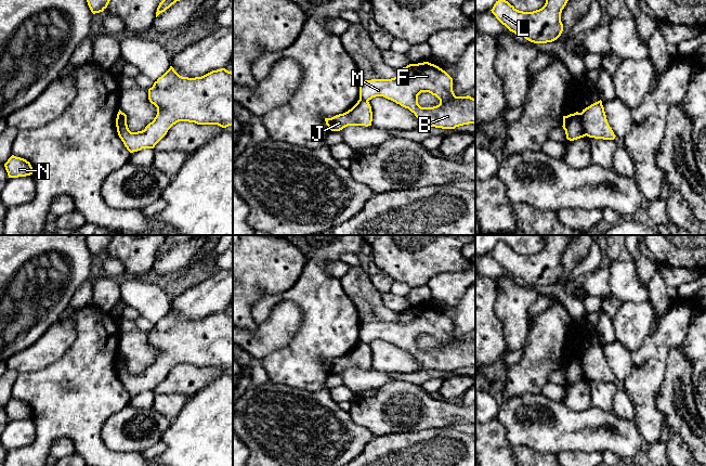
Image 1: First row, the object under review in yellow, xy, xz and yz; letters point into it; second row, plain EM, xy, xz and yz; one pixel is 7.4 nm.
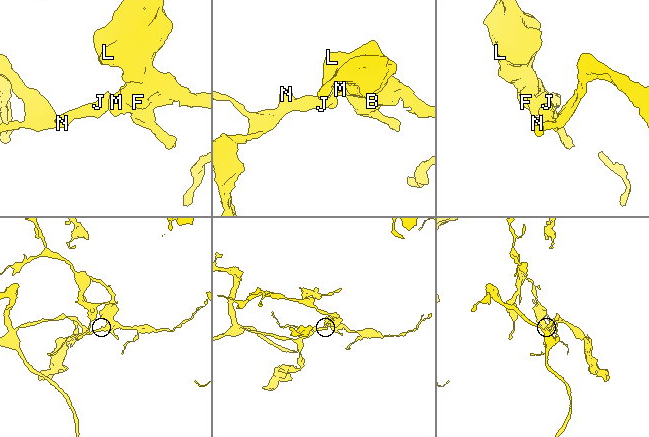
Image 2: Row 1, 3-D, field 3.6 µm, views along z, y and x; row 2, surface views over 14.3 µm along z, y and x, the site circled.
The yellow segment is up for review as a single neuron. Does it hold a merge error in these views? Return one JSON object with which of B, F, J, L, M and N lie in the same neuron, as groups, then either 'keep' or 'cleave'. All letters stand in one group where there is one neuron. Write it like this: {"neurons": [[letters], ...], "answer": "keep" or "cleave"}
{"neurons": [["B", "F", "L", "M"], ["J", "N"]], "answer": "cleave"}

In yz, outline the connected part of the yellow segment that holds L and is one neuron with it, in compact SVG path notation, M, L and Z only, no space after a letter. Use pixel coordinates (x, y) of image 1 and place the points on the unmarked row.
M545 235L545 248L533 255L517 253L508 244L499 242L491 253L496 261L517 279L534 286L557 283L562 274L561 256L572 235Z

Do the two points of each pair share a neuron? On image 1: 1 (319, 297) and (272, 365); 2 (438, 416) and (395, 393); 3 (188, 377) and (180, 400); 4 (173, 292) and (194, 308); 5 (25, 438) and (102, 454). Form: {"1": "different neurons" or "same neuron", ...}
{"1": "same neuron", "2": "same neuron", "3": "different neurons", "4": "different neurons", "5": "different neurons"}

